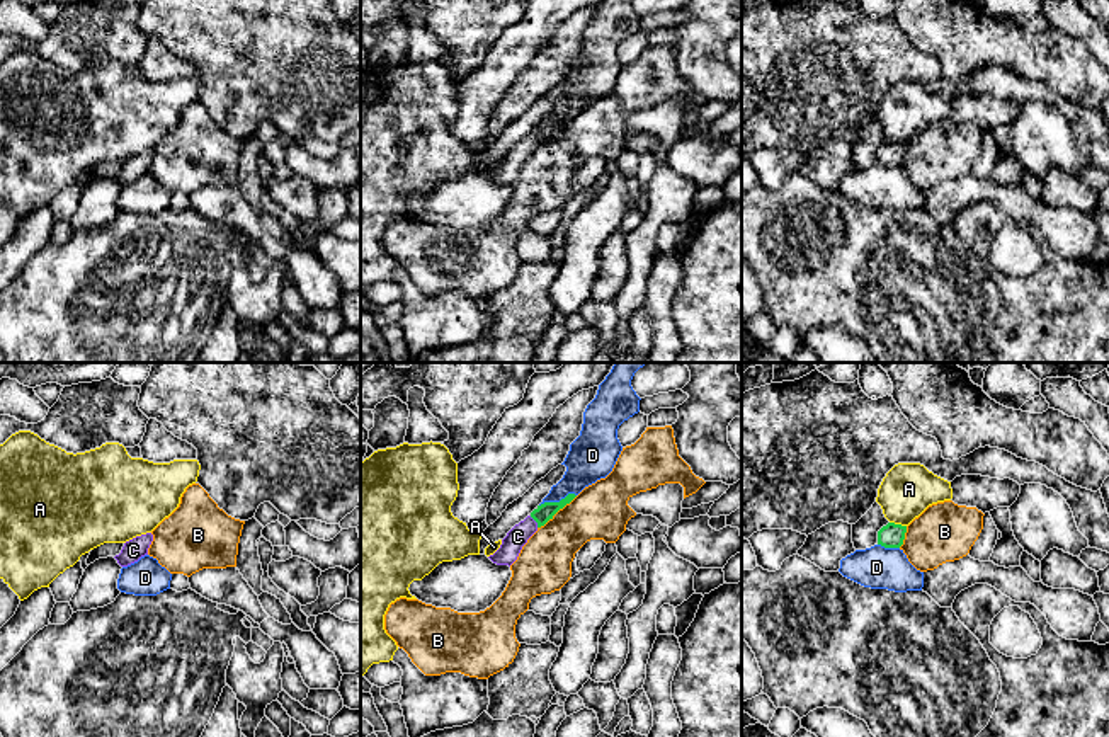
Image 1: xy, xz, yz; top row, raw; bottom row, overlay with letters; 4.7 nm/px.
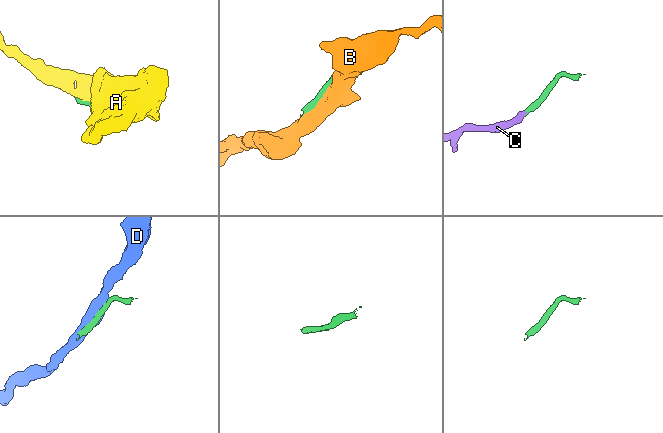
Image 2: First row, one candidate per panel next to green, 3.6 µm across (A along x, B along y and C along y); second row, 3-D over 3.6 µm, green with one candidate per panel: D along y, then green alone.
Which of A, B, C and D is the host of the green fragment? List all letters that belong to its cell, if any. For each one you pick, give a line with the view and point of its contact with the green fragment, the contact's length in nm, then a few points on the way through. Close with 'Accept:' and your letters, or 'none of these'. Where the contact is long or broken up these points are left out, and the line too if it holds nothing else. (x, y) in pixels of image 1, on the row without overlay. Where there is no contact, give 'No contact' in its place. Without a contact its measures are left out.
C: Touches green at xz (534, 138). Shared border 70 nm. Path across: xz (548, 128), (534, 138), (517, 155)
Accept: C

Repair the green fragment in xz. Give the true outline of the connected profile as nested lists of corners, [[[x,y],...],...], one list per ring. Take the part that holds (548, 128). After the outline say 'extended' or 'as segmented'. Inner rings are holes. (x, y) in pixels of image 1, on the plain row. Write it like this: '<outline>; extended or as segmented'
[[[568,112],[560,121],[544,121],[537,124],[524,140],[515,143],[507,155],[502,158],[500,167],[490,174],[488,177],[497,184],[512,184],[522,165],[527,162],[527,158],[541,146],[544,145],[553,134],[563,128],[566,123],[570,123],[577,114]]]; extended

